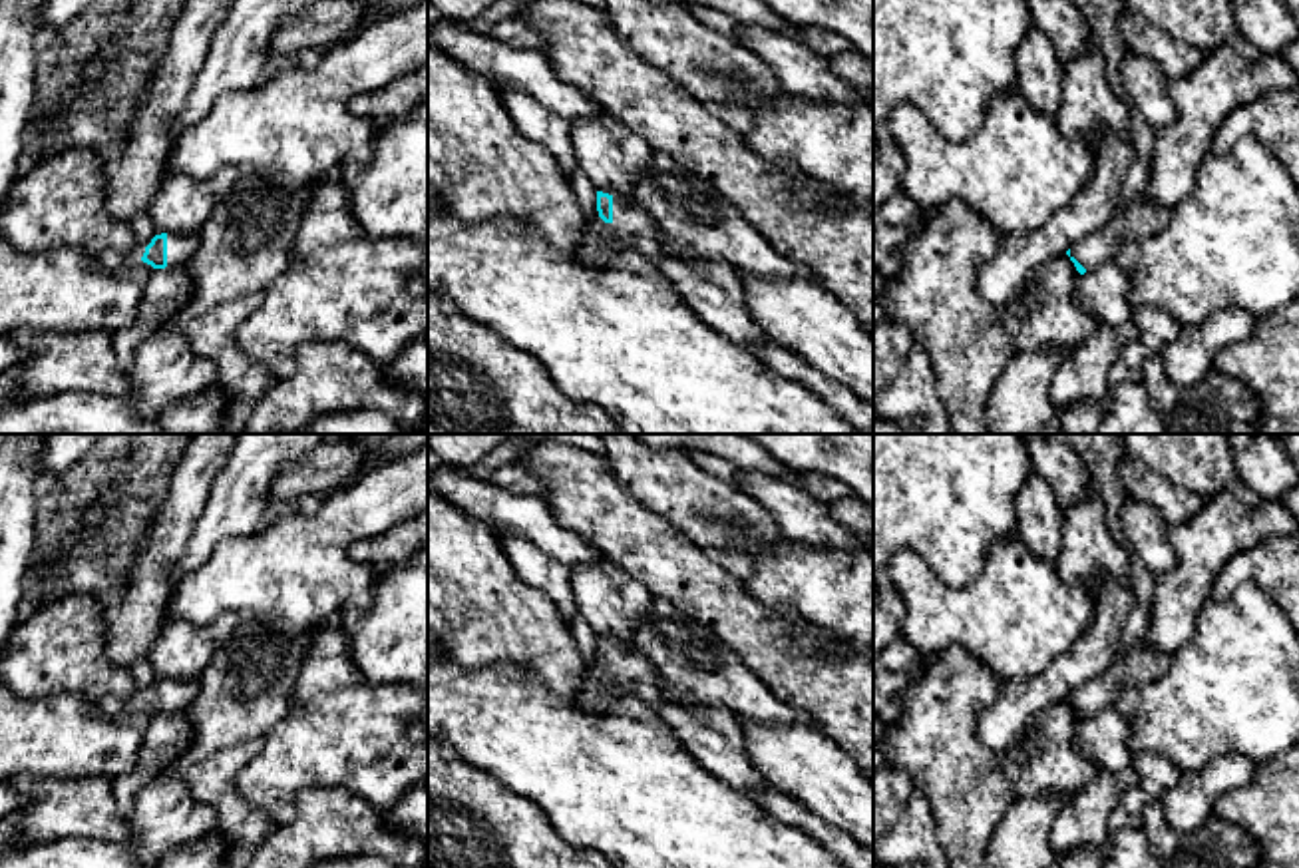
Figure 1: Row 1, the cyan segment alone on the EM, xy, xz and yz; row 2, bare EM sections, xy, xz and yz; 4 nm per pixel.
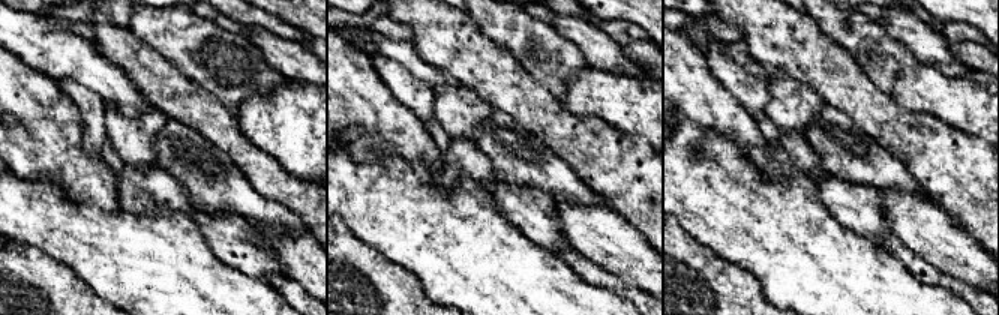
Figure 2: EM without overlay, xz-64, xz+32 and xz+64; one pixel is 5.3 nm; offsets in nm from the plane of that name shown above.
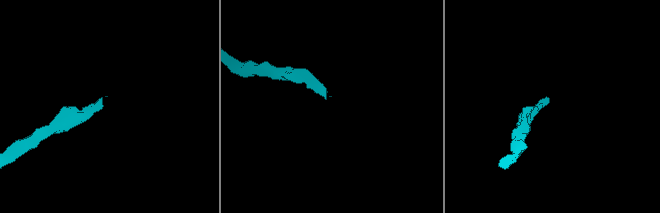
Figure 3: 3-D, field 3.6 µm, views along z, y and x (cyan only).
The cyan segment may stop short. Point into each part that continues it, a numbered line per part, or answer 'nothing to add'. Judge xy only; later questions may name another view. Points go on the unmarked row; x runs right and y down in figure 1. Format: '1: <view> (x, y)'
1: xy (180, 691)

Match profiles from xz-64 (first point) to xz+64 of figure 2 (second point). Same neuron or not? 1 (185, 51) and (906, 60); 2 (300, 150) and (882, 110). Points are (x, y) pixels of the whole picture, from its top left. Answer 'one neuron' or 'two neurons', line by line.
1: one neuron
2: two neurons

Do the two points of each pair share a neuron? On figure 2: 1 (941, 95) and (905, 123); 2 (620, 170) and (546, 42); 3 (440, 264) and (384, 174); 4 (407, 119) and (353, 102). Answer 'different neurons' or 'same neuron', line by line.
1: different neurons
2: different neurons
3: same neuron
4: same neuron

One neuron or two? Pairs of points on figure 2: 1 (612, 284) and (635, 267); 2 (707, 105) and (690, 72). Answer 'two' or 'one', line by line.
1: two
2: one

